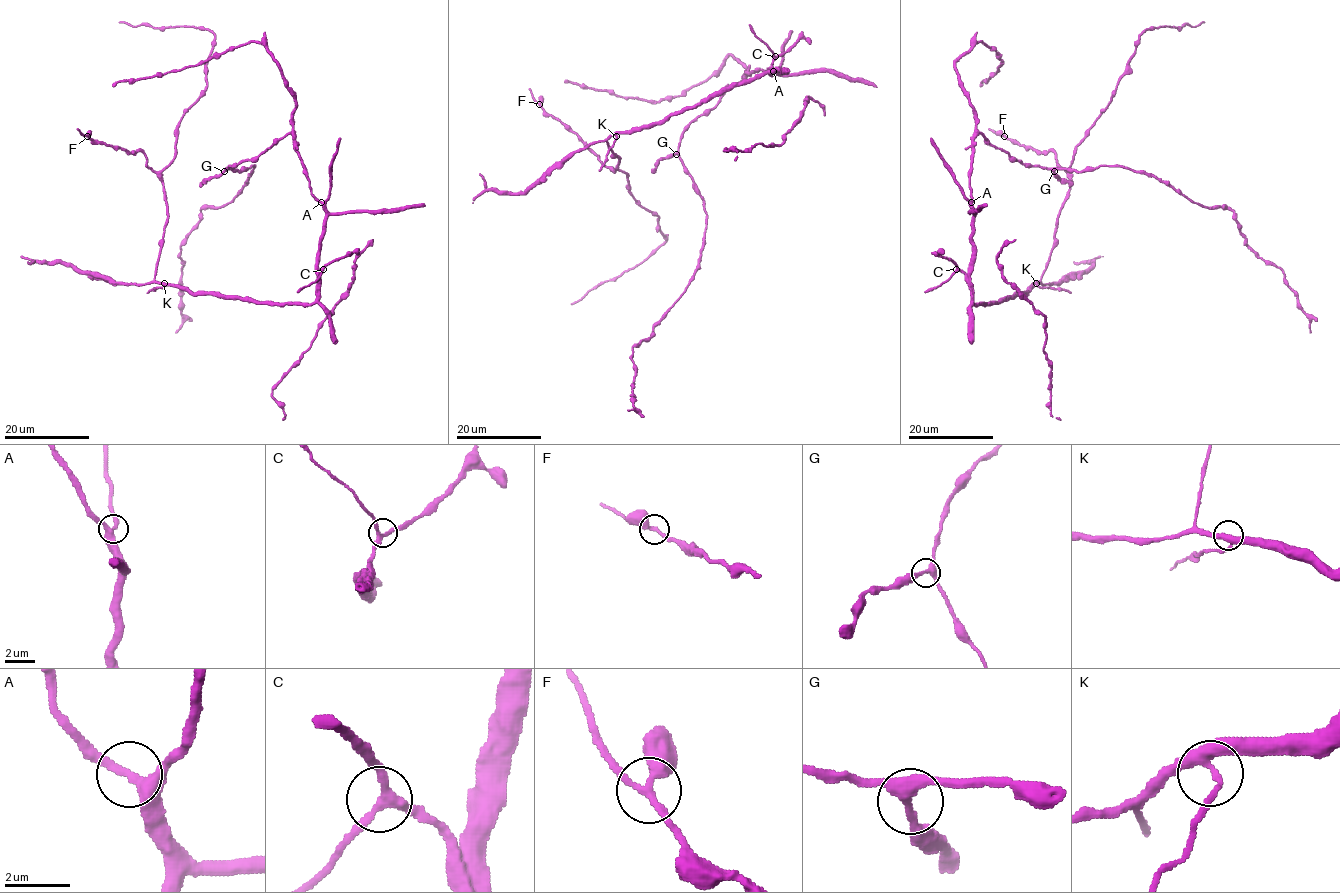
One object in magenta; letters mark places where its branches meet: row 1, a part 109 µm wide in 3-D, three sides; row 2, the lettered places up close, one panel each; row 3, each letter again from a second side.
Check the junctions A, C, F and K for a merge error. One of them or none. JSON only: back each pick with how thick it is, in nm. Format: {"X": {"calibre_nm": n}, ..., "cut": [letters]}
{"cut": []}

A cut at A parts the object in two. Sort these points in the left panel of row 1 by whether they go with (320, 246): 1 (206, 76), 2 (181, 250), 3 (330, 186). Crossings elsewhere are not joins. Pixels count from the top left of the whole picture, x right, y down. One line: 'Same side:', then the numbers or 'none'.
Same side: 1, 3

